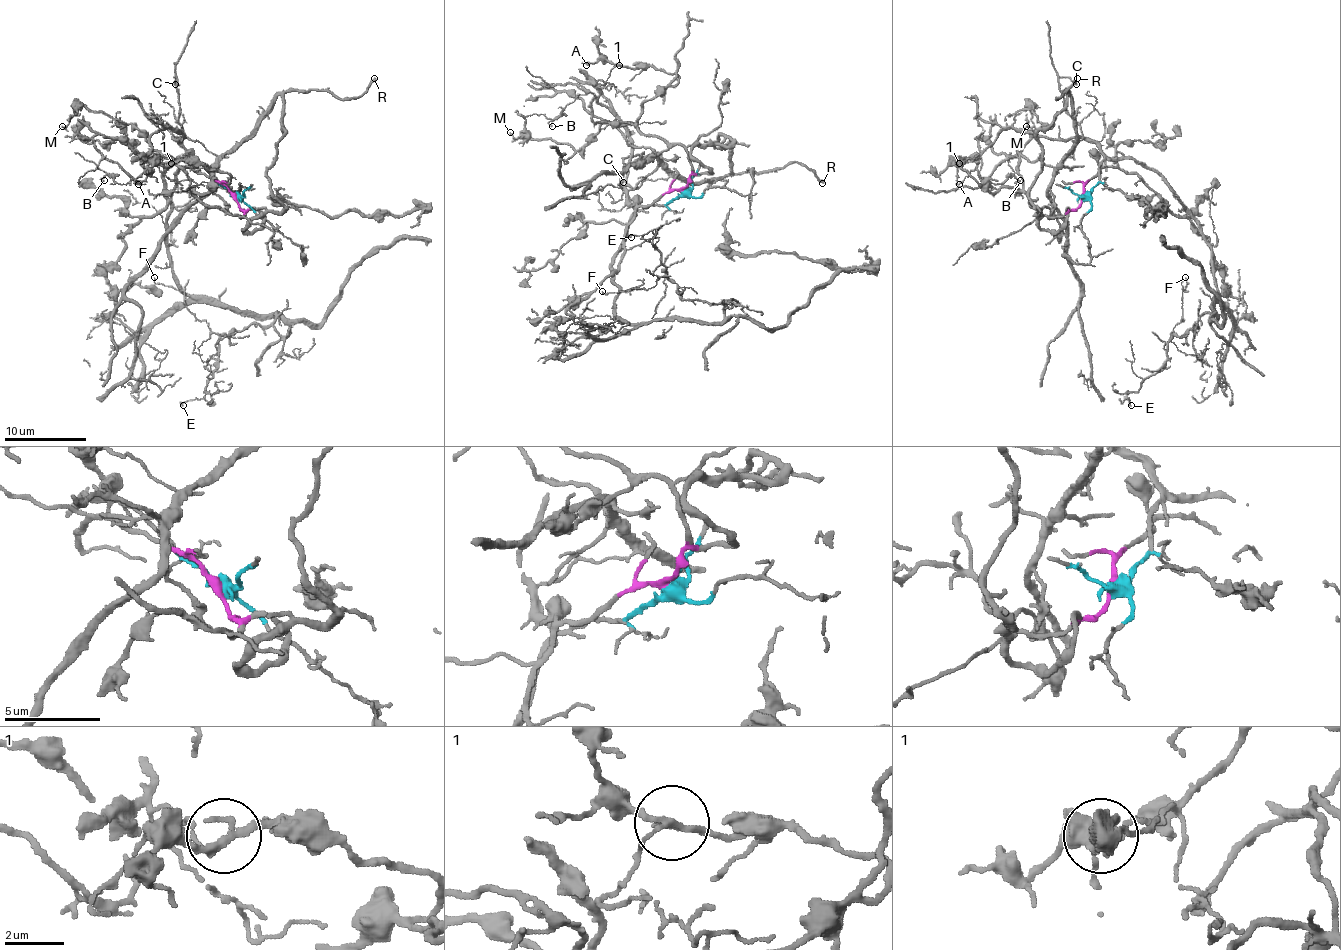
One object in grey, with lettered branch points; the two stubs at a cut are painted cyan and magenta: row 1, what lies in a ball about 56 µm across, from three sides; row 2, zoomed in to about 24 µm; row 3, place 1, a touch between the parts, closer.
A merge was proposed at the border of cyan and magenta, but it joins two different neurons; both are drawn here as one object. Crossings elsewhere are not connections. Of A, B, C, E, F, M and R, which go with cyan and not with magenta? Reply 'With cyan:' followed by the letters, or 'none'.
With cyan: C, E, F

